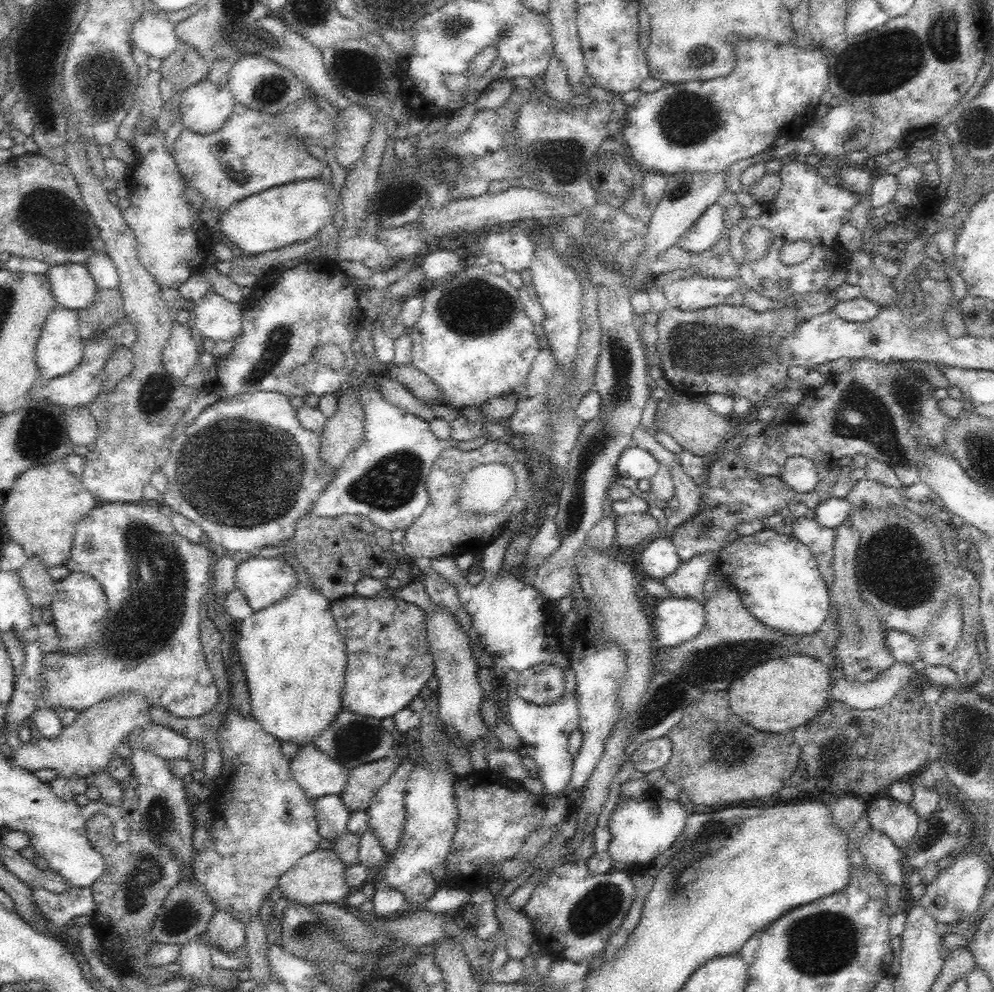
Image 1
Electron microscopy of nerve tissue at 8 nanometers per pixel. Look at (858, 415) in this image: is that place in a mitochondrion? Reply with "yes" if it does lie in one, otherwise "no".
yes

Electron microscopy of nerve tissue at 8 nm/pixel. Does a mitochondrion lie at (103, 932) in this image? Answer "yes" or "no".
no

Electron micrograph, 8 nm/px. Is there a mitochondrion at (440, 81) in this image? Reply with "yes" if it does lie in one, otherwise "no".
no

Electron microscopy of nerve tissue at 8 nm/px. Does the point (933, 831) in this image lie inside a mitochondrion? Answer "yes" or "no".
yes

